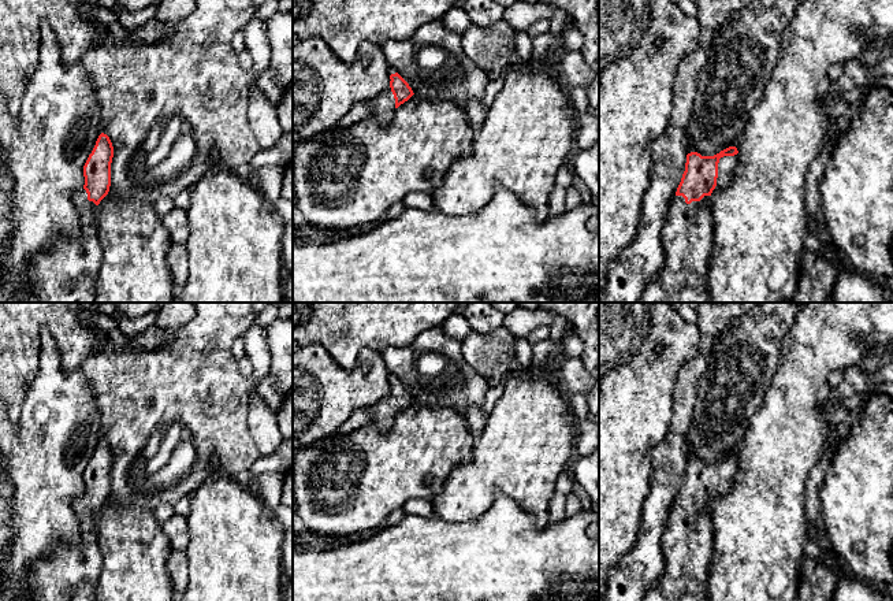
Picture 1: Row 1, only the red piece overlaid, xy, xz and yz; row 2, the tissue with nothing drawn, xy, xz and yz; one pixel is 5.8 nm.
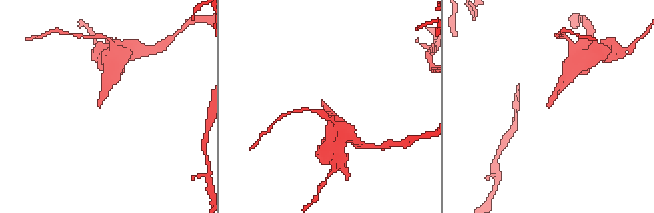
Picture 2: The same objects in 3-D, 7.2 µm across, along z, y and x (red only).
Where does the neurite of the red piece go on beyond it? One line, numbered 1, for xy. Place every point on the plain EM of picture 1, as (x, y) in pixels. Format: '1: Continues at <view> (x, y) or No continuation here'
1: Continues at xy (73, 574)

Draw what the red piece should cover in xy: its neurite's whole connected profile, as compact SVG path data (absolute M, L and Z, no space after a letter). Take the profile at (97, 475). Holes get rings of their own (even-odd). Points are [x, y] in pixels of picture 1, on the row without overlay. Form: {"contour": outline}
{"contour": "M101 439L83 472L85 491L72 501L79 541L31 567L29 587L34 601L96 601L103 567L96 515L109 498L112 464L112 449Z"}

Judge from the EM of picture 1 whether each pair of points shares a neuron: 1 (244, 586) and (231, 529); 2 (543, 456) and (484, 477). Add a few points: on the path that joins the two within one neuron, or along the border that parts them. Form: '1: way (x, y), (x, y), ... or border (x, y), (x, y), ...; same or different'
1: way (235, 572), (235, 542); same
2: way (528, 456), (516, 456), (499, 466); same

